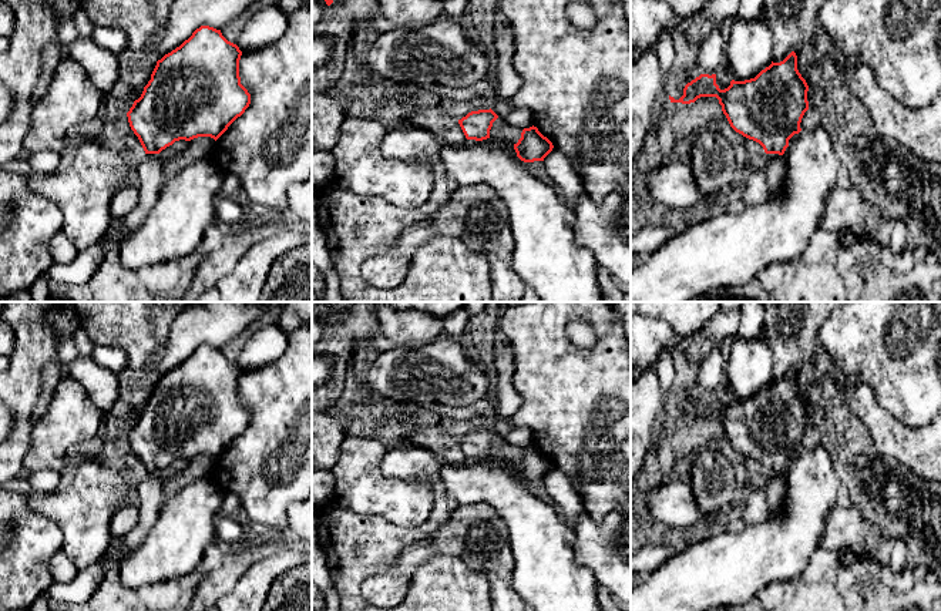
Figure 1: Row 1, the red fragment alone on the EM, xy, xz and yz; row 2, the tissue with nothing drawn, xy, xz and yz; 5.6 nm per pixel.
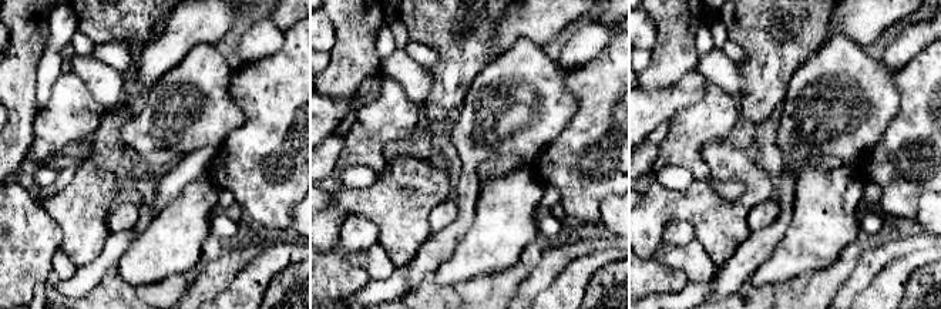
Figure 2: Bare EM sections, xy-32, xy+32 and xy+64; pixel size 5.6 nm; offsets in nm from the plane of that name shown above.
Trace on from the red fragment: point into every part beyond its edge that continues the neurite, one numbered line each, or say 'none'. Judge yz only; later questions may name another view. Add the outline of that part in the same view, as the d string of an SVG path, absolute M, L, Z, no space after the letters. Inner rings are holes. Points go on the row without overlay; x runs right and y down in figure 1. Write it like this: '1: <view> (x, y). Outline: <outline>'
1: yz (775, 482). Outline: M766 473L769 518L776 518L782 513L784 501L784 476L779 473Z

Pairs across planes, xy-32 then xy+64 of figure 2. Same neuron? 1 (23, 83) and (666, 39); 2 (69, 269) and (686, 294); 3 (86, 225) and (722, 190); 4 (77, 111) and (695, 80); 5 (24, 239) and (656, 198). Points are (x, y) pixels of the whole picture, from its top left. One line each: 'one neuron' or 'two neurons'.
1: one neuron
2: two neurons
3: two neurons
4: two neurons
5: two neurons

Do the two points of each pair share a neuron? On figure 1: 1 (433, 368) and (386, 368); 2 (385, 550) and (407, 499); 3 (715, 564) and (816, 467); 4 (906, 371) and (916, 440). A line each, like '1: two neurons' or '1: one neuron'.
1: one neuron
2: two neurons
3: one neuron
4: two neurons

